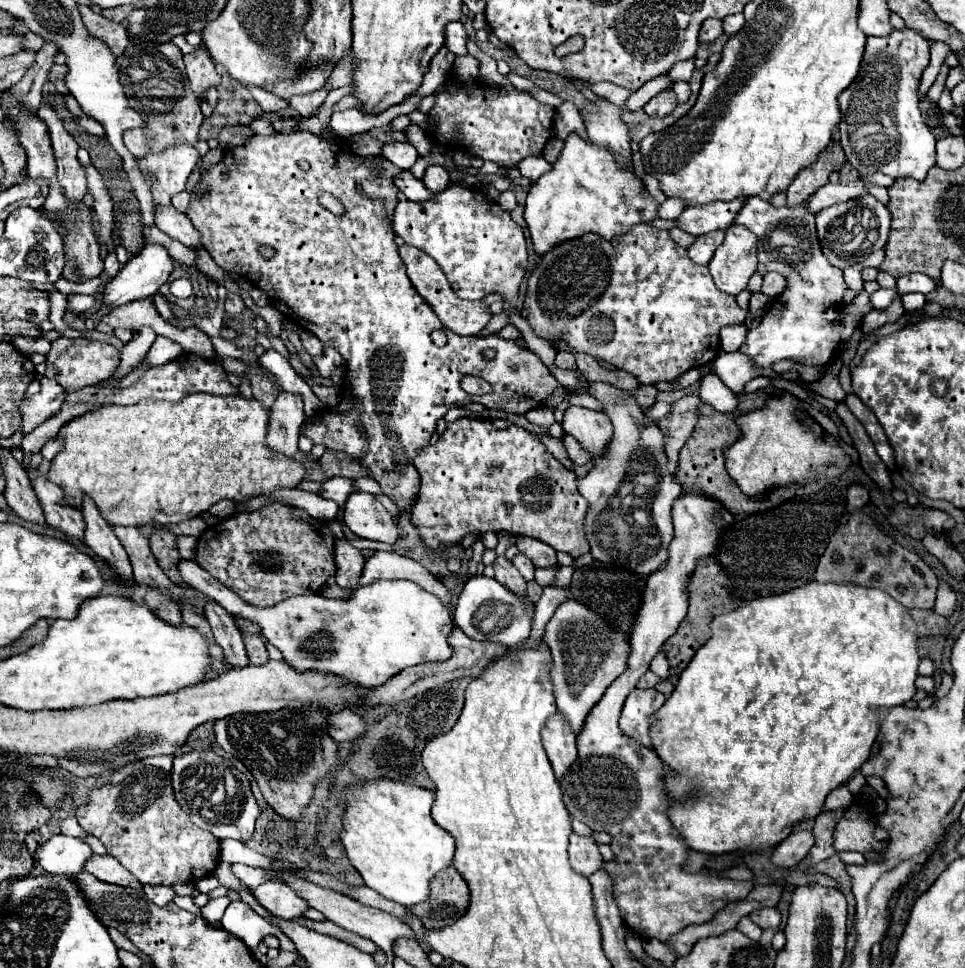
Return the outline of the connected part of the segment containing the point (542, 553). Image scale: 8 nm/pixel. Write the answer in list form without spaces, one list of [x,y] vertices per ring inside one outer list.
[[[519,536],[517,548],[531,558],[535,568],[545,568],[545,566],[557,564],[557,552],[541,540],[535,540],[535,538],[529,538],[529,536]]]

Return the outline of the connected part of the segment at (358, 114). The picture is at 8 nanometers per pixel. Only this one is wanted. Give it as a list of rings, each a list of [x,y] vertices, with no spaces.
[[[413,96],[397,106],[391,106],[389,110],[381,112],[381,114],[375,114],[375,116],[369,116],[369,114],[363,114],[361,110],[357,108],[349,108],[349,110],[341,110],[341,112],[333,112],[331,116],[331,132],[341,136],[341,138],[351,138],[355,134],[363,134],[363,132],[369,132],[371,128],[377,128],[377,126],[385,126],[389,124],[395,116],[399,114],[409,114],[417,108],[419,104],[419,96]]]

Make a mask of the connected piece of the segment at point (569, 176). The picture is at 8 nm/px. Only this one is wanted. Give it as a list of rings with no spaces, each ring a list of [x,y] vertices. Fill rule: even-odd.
[[[657,76],[657,80],[649,80],[639,90],[635,90],[627,98],[625,106],[615,106],[609,100],[595,96],[595,100],[589,100],[589,104],[579,110],[589,140],[569,134],[565,148],[561,150],[551,172],[533,182],[527,194],[525,222],[529,226],[537,254],[545,254],[547,248],[559,244],[559,240],[571,240],[587,232],[595,232],[611,240],[623,232],[629,232],[635,224],[649,224],[657,218],[659,202],[645,192],[643,180],[637,178],[635,168],[631,166],[631,136],[629,126],[623,122],[623,112],[635,112],[643,108],[651,96],[669,86],[671,84],[667,76]],[[617,156],[627,162],[627,168],[617,164]]]

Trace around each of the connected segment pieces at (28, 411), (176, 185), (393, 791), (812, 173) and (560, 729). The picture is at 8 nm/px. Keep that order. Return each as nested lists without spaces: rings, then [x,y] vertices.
[[[41,376],[41,390],[35,396],[25,396],[19,404],[23,414],[23,432],[29,434],[33,428],[49,420],[51,416],[60,410],[65,398],[66,391],[56,381]]]
[[[185,140],[167,146],[163,152],[135,158],[145,182],[151,188],[155,206],[171,206],[171,198],[185,190],[189,174],[199,162],[199,152]]]
[[[395,780],[361,782],[345,794],[347,810],[341,842],[347,858],[369,888],[405,908],[425,902],[431,894],[429,882],[433,874],[443,872],[453,862],[455,838],[433,822],[433,800],[433,792]]]
[[[833,140],[833,142],[819,154],[819,158],[817,158],[811,166],[803,168],[803,170],[799,172],[799,176],[791,182],[791,186],[787,188],[787,206],[795,206],[795,204],[805,202],[817,188],[821,188],[821,186],[827,182],[829,174],[831,174],[833,168],[835,168],[831,156],[843,156],[843,148],[839,146],[837,140]]]
[[[559,712],[551,716],[543,728],[543,746],[557,780],[561,780],[577,760],[577,746],[573,732],[565,728],[565,720],[561,720]]]

